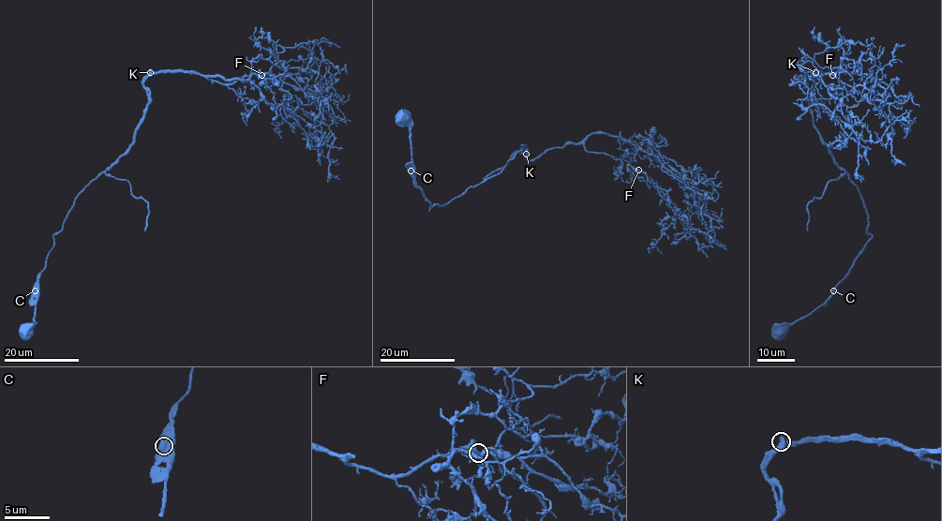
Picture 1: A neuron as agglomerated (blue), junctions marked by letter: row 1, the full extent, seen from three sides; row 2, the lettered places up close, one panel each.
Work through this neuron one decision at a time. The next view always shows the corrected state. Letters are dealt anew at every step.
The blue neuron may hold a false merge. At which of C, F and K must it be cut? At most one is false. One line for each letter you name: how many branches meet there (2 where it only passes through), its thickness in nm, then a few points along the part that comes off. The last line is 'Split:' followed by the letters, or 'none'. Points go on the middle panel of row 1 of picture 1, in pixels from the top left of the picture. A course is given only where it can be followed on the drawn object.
Split: none

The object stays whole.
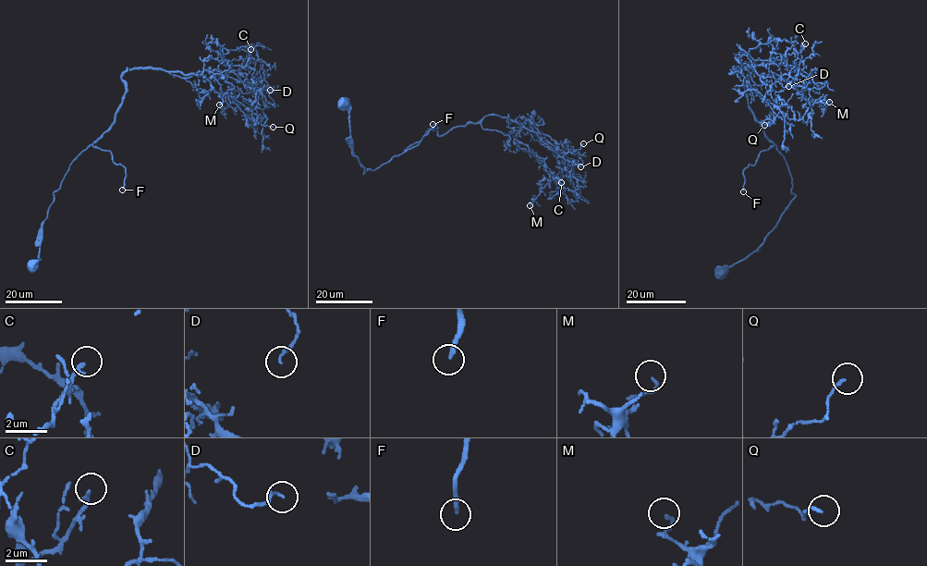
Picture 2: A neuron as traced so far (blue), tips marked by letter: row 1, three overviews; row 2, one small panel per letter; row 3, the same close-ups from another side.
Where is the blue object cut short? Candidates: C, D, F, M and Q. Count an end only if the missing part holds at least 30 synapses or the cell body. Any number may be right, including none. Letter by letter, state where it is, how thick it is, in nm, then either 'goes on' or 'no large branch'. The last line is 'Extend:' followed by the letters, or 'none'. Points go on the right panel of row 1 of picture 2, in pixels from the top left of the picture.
C: place (805, 43); calibre 180 nm; goes on
D: place (788, 86); calibre 130 nm; no large branch
F: place (743, 191); calibre 190 nm; goes on
M: place (829, 102); calibre 130 nm; no large branch
Q: place (764, 125); calibre 130 nm; no large branch
Extend: C, F

